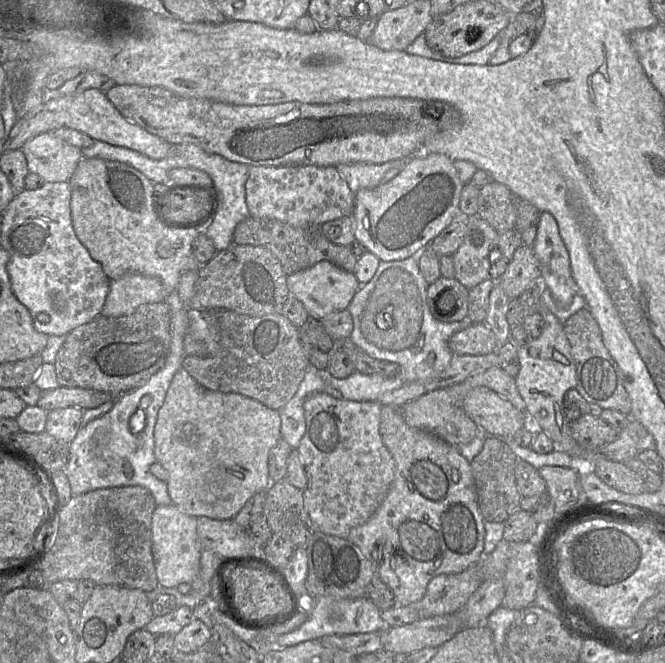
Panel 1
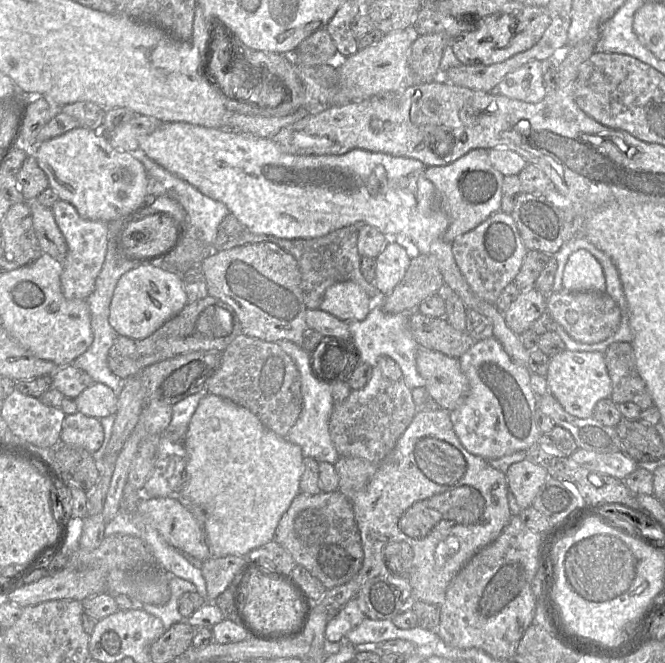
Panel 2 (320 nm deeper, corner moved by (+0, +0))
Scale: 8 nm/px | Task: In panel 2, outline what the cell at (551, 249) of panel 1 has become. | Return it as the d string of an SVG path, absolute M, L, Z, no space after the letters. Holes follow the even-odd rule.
M587 250L573 252L565 265L563 289L569 291L605 292L606 283L599 261Z

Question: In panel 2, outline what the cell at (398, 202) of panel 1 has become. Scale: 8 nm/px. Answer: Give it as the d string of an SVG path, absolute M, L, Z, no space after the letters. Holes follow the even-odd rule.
M473 149L448 165L426 167L425 176L434 185L449 218L443 235L446 242L452 243L455 238L473 230L500 211L504 175L493 167L488 152L487 149Z

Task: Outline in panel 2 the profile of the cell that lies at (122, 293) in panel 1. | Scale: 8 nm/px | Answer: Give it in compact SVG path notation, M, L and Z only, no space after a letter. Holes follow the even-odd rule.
M140 263L118 280L110 304L109 323L121 336L145 339L179 314L188 303L181 275L157 263Z

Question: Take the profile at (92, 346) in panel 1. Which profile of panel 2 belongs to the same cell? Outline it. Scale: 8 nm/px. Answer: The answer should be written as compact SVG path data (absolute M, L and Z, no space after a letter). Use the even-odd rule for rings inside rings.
M209 295L195 302L189 302L179 314L145 339L138 340L118 335L109 349L107 363L114 375L125 380L138 375L154 363L178 355L213 350L223 352L242 334L241 322L235 310L220 299Z

